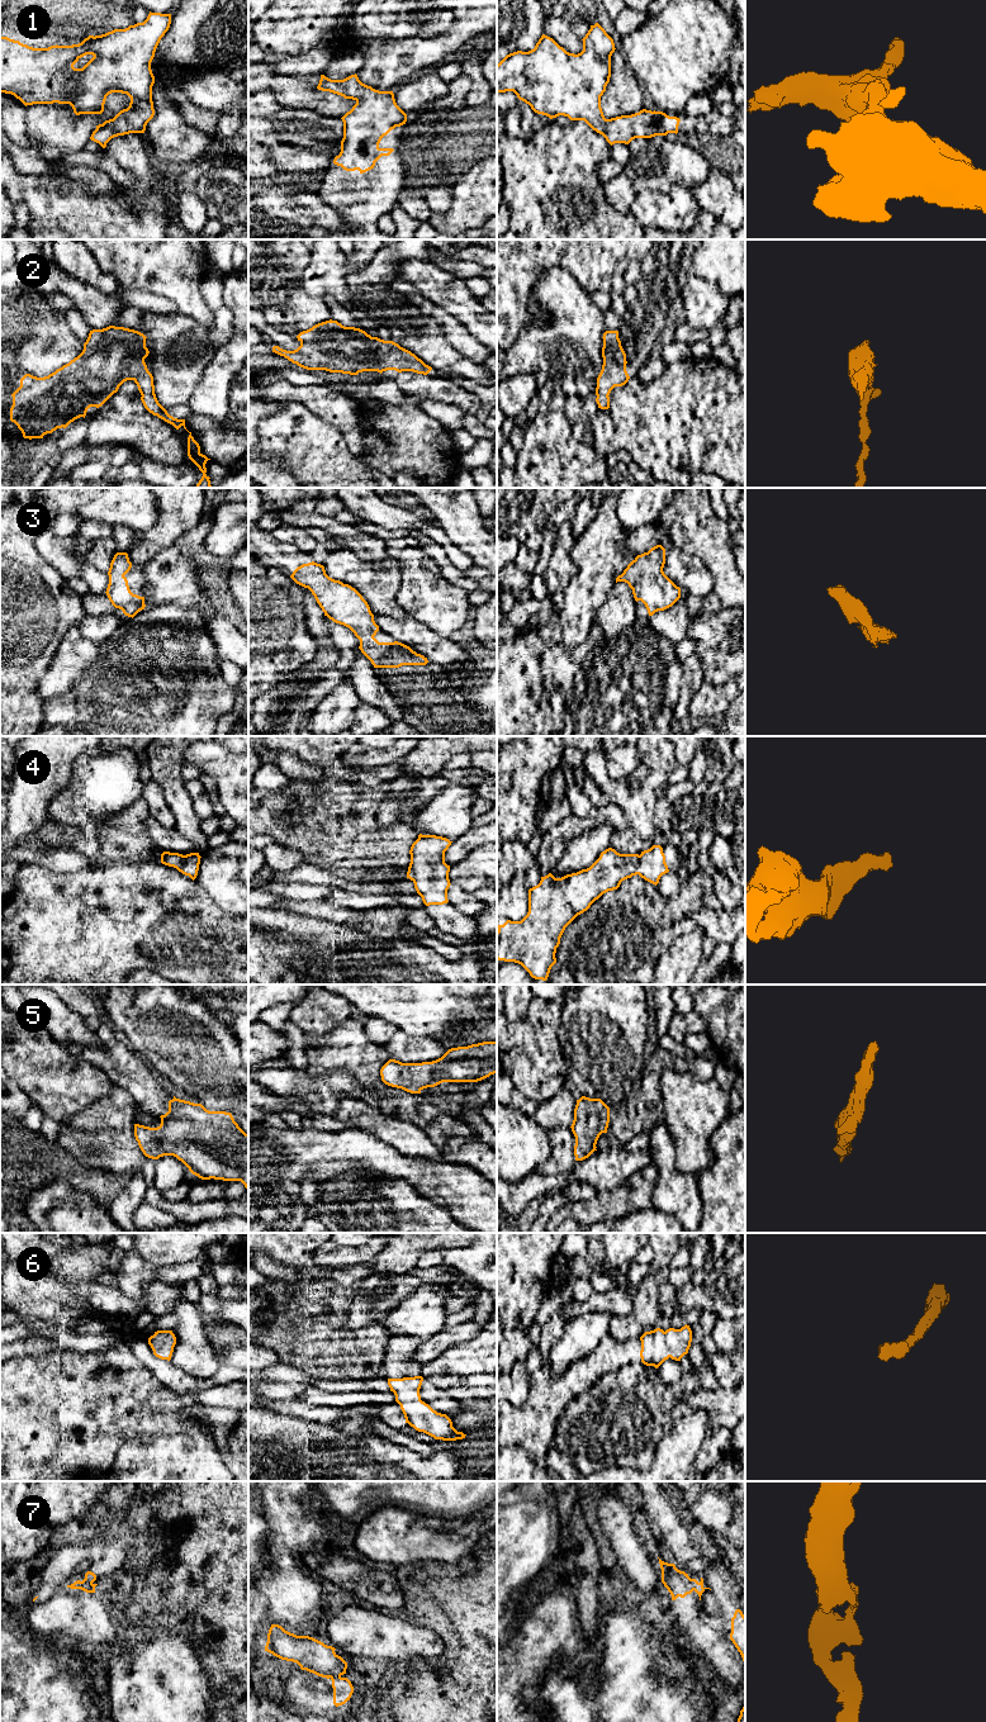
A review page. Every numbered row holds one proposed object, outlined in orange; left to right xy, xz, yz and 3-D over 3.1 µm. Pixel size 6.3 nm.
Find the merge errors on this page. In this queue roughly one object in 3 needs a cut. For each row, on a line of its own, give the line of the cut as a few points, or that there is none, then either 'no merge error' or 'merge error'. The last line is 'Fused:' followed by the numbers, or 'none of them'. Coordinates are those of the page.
1: no cut | no merge error
2: no cut | no merge error
3: no cut | no merge error
4: no cut | no merge error
5: no cut | no merge error
6: no cut | no merge error
7: xy (81, 1581), (94, 1587) | merge error
Fused: 7

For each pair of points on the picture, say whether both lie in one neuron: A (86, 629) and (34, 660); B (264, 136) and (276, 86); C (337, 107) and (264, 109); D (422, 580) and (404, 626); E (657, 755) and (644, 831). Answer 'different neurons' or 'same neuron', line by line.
A: different neurons
B: different neurons
C: different neurons
D: different neurons
E: same neuron

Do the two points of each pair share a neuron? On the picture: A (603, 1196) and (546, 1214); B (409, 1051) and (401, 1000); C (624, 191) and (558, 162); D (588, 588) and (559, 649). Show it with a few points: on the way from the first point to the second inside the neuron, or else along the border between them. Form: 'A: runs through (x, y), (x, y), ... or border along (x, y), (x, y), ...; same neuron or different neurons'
A: border along (558, 1208), (548, 1219); different neurons
B: border along (398, 1029), (415, 1037), (435, 1038); different neurons
C: border along (601, 184), (605, 199), (616, 210); different neurons
D: border along (557, 612), (560, 620), (563, 645), (570, 651); different neurons

